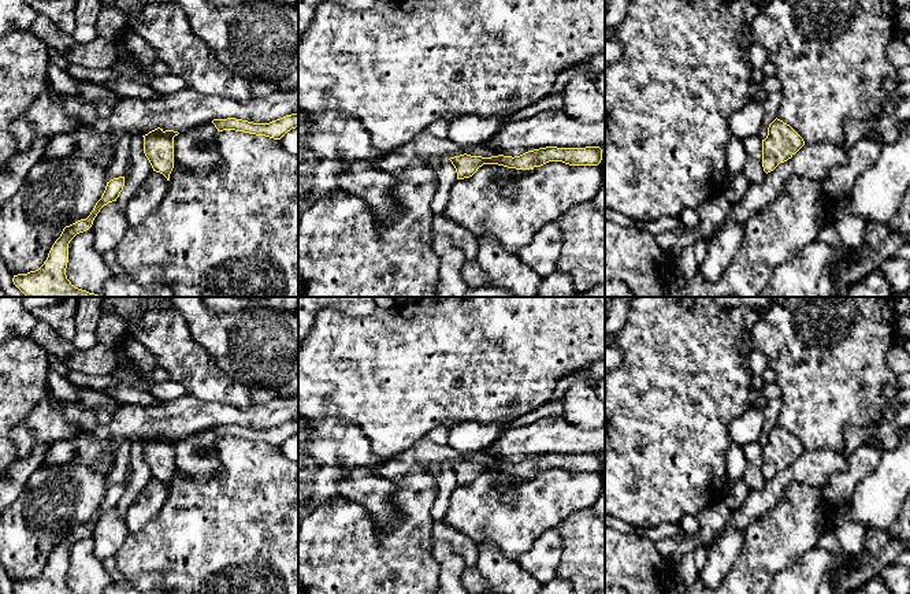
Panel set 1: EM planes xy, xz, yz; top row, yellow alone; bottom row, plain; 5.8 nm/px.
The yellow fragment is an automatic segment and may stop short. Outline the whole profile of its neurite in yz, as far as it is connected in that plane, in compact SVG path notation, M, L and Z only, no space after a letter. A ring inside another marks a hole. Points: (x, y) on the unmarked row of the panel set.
M775 426L762 446L762 474L768 480L791 465L805 452L803 445L787 430Z

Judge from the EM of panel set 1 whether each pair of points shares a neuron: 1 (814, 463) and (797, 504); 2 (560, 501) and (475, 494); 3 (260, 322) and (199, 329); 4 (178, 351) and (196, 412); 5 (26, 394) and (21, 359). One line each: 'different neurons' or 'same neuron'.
1: different neurons
2: same neuron
3: same neuron
4: different neurons
5: same neuron

